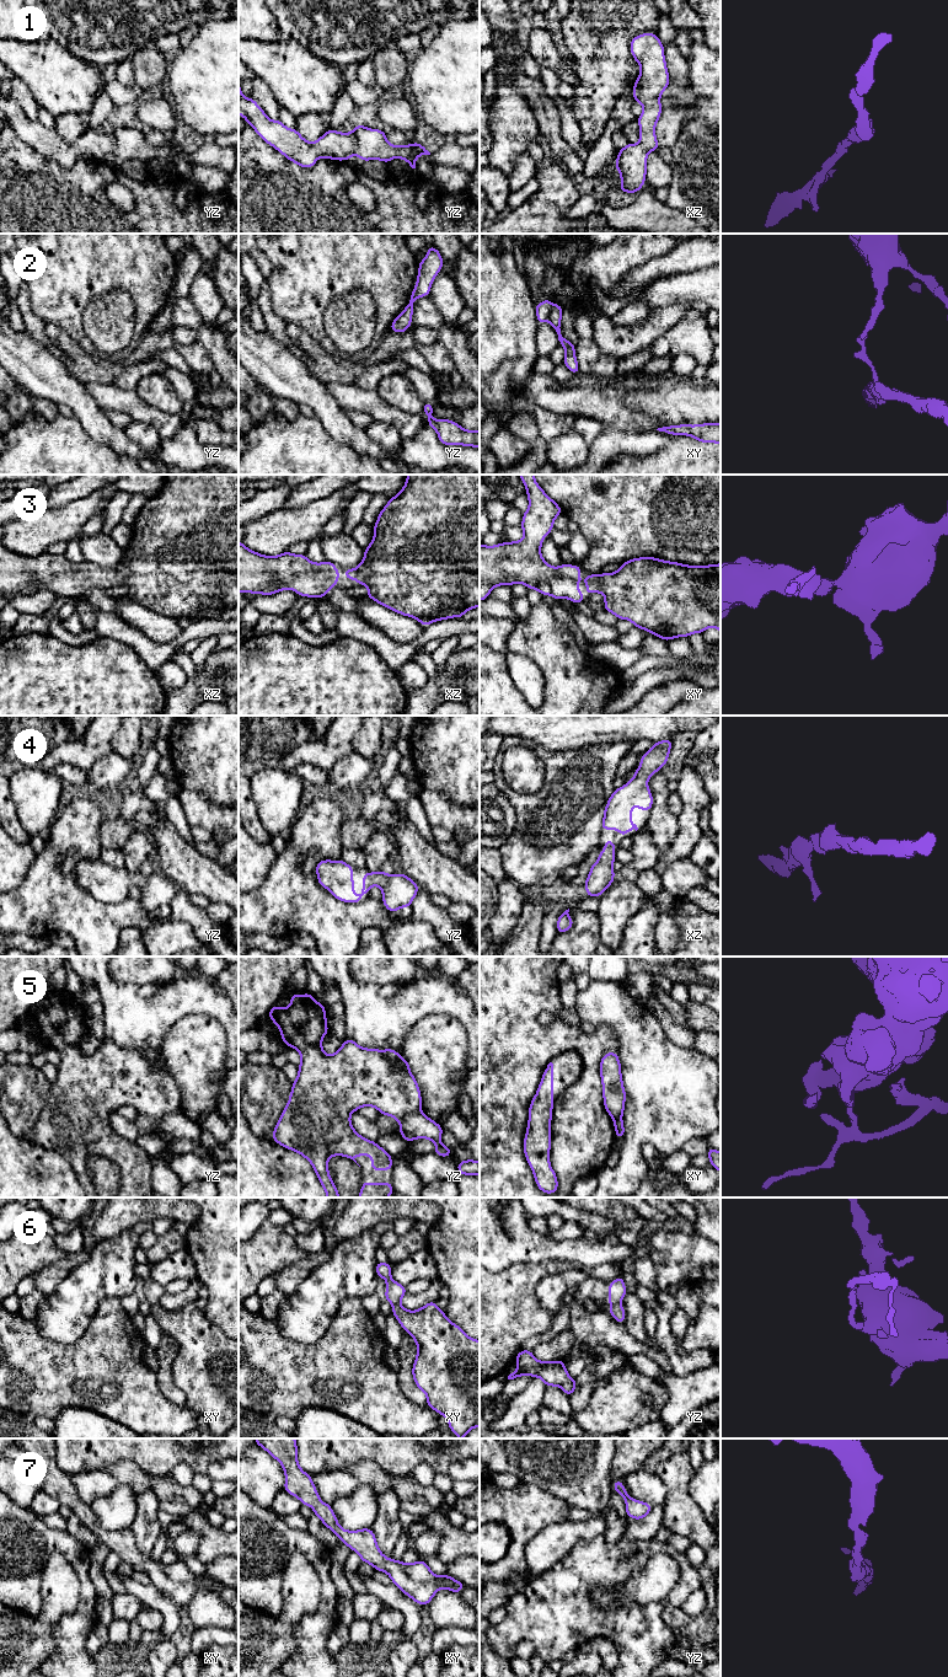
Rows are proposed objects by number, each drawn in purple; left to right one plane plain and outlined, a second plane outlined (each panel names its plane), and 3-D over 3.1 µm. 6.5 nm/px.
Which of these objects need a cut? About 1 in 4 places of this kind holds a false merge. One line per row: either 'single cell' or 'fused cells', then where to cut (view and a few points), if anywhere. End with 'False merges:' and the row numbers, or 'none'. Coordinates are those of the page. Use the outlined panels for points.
1: single cell | no cut
2: fused cells | xy (553, 305), (547, 320)
3: single cell | no cut
4: single cell | no cut
5: fused cells | yz (419, 1109), (408, 1113), (400, 1121)
6: fused cells | yz (619, 1302), (611, 1305)
7: single cell | no cut
False merges: 2, 5, 6

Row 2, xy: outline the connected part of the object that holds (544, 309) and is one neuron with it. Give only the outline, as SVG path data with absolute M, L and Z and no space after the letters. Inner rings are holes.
M545 299L535 306L539 323L548 321L552 307L553 304L548 299Z

